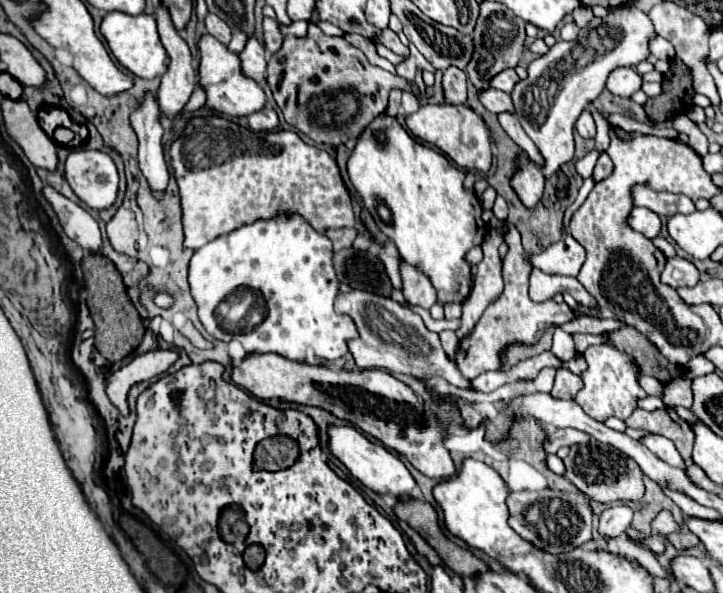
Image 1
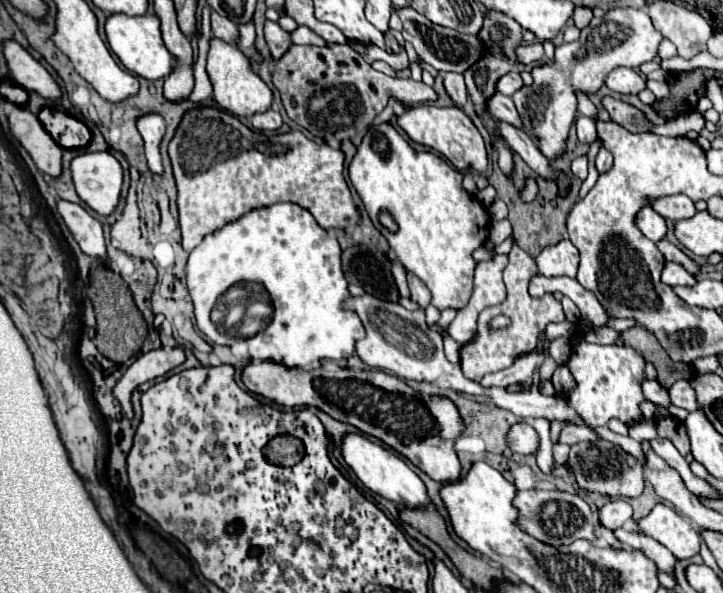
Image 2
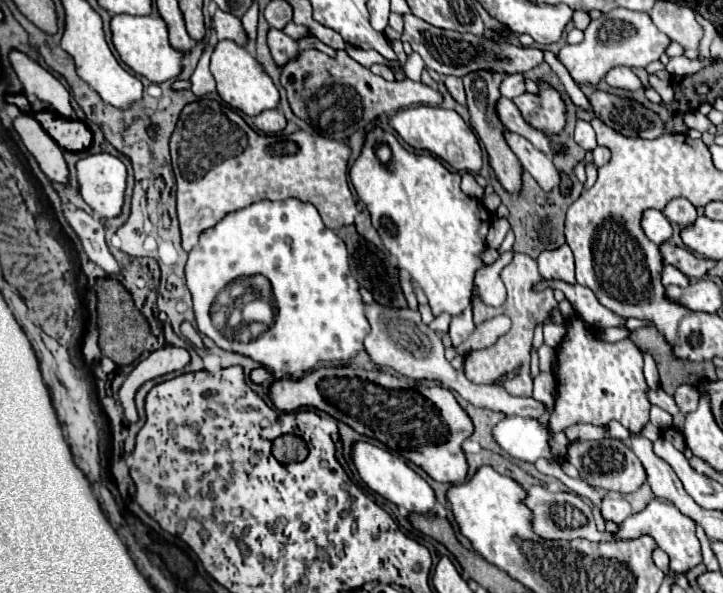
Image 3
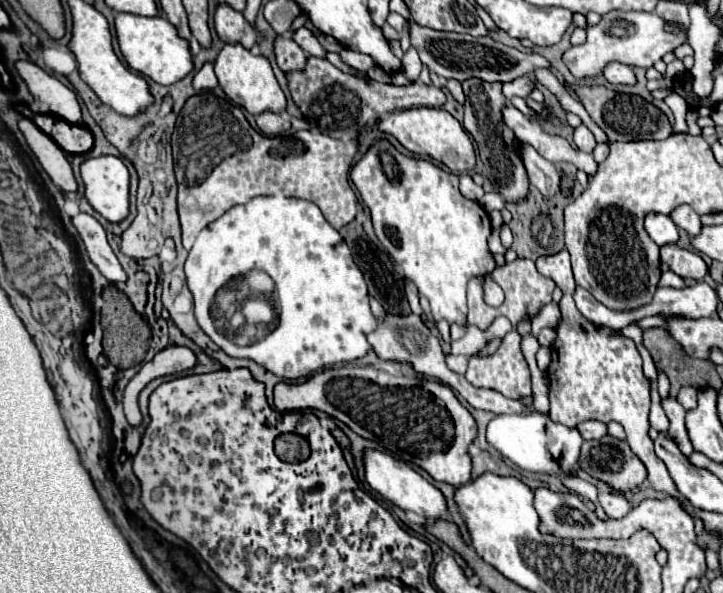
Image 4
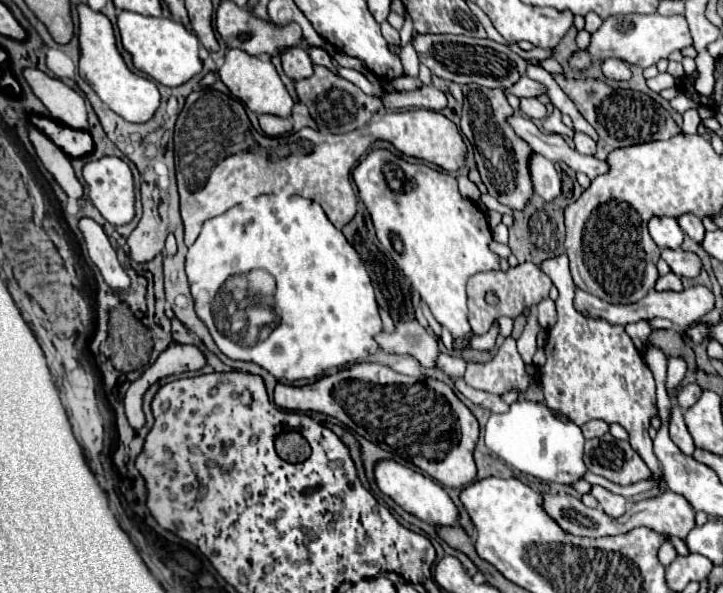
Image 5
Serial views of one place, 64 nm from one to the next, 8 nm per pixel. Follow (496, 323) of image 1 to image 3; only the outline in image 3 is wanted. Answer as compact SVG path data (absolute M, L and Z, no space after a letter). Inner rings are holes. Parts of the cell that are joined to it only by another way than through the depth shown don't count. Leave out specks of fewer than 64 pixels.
M514 254L512 262L508 266L504 266L504 270L500 272L500 278L506 284L508 290L508 298L502 306L492 308L482 304L482 300L478 296L472 296L472 314L474 314L474 324L482 324L486 320L490 320L492 316L498 314L506 314L512 320L512 328L506 336L498 338L498 342L486 350L478 350L478 352L470 352L466 356L466 378L474 384L500 384L508 394L512 396L532 396L532 378L530 378L530 348L532 348L532 334L534 334L534 326L544 322L548 316L551 316L554 308L558 307L558 302L554 297L552 288L544 288L544 290L534 290L536 283L544 280L538 271L537 262L530 256L524 254ZM516 372L514 378L502 380L502 376Z

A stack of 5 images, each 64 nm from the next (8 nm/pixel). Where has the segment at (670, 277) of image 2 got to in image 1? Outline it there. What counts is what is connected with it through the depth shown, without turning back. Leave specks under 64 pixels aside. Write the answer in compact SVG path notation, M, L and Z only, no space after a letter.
M676 256L666 262L666 268L662 270L662 282L672 288L696 286L700 282L700 274L692 262Z

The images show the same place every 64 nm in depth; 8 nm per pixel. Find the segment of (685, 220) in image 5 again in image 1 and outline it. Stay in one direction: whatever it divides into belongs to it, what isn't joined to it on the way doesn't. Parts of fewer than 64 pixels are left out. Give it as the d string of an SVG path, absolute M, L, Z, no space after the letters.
M634 188L636 206L646 206L660 216L674 216L674 214L692 214L694 202L684 194L668 194L668 192L652 192L650 188Z

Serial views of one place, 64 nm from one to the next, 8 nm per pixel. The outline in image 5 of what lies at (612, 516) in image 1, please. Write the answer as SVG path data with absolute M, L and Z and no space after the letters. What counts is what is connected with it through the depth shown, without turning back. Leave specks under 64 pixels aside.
M592 486L592 496L598 500L600 508L608 514L608 516L622 516L624 508L628 508L628 500L620 494L614 494L602 486Z

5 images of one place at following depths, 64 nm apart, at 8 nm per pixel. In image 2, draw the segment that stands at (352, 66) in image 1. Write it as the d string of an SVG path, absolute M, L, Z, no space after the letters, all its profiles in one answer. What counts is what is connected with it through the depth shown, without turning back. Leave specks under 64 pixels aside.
M292 44L292 48L276 62L274 86L280 90L288 116L330 144L340 144L354 132L366 130L386 108L390 94L404 106L438 100L434 88L426 86L424 82L414 82L412 78L390 78L382 72L376 72L348 44L330 44L326 48Z

